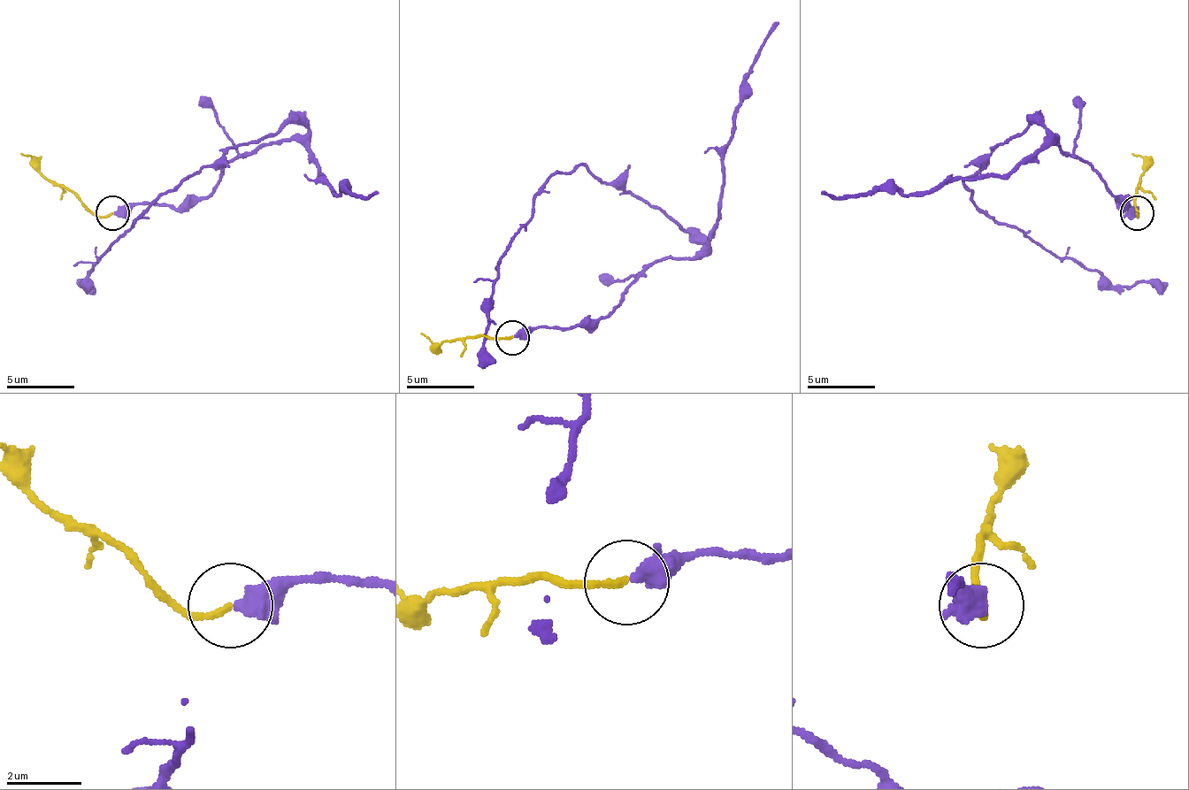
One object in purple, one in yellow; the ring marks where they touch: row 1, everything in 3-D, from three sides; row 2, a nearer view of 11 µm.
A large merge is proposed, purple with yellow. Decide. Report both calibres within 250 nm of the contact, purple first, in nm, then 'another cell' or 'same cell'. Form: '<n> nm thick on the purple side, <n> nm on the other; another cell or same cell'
500 nm thick on the purple side, 180 nm on the other; same cell

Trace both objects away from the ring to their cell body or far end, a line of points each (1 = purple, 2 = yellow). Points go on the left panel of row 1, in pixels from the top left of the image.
1: (115, 214), (193, 207), (241, 156), (304, 129), (241, 142), (158, 196), (97, 257), (84, 281), (95, 295)
2: (111, 214), (95, 217), (57, 187), (34, 159), (19, 153)

